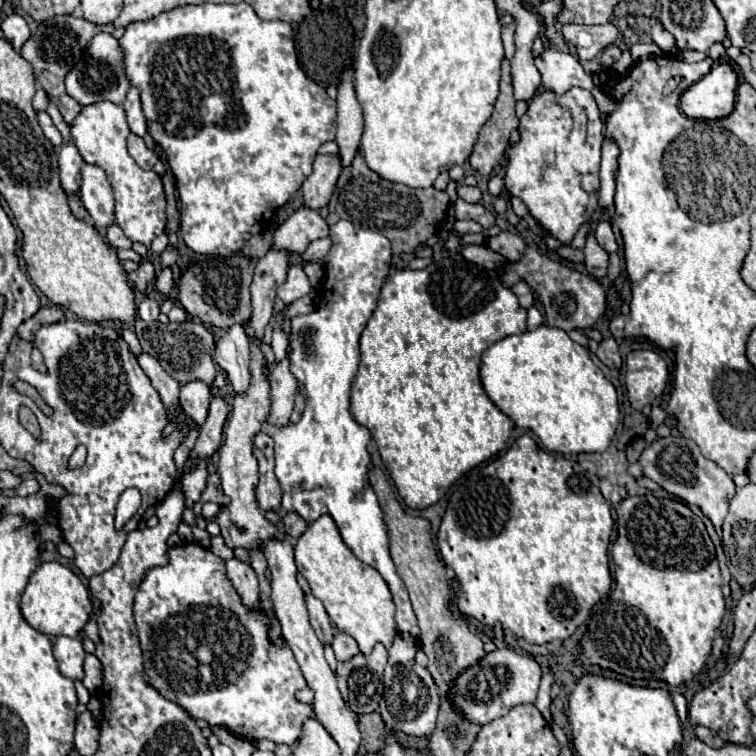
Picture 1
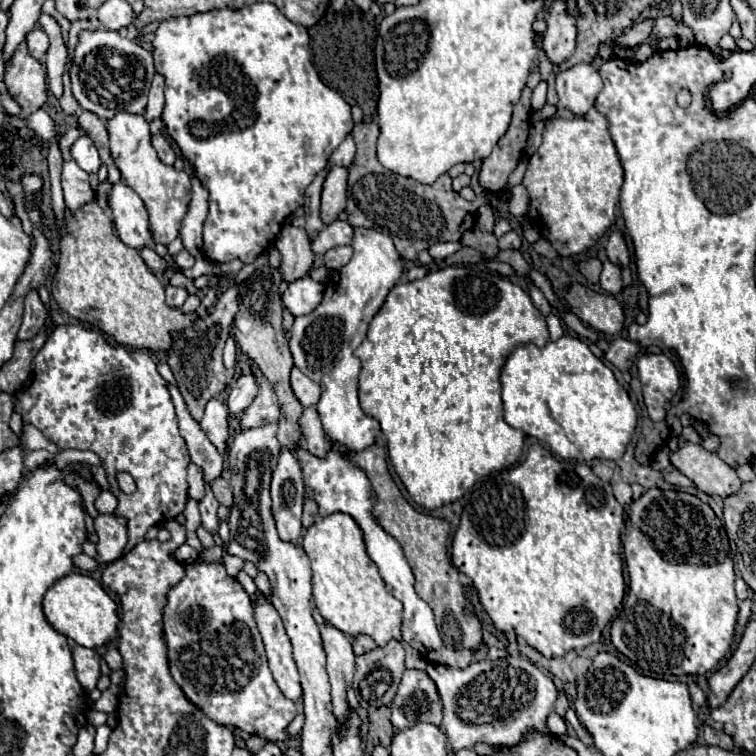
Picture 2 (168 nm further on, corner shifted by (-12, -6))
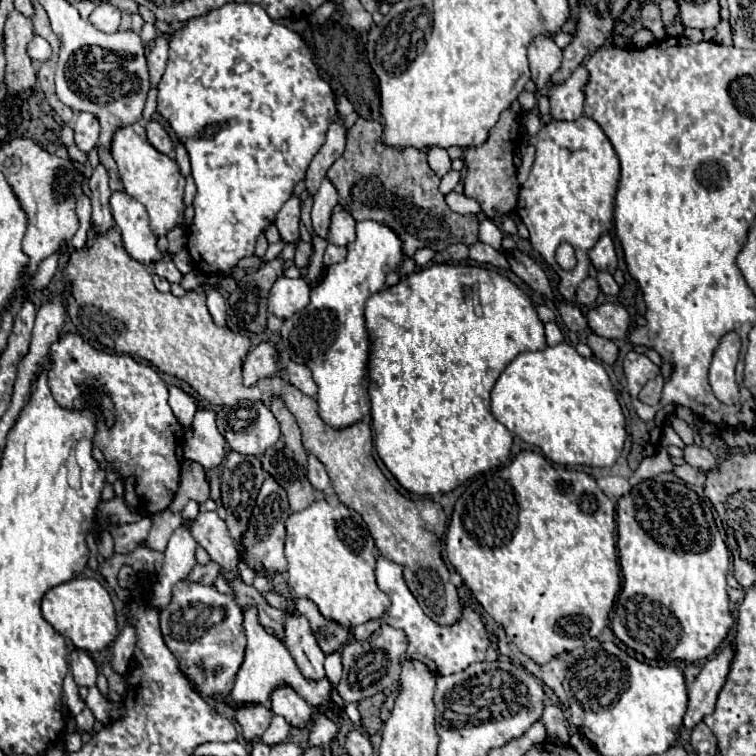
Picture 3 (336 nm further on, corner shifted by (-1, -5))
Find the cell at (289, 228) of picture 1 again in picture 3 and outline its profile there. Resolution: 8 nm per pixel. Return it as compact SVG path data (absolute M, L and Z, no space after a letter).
M345 210L333 214L327 242L337 244L337 246L347 246L353 240L355 240L355 220L351 218L351 214Z

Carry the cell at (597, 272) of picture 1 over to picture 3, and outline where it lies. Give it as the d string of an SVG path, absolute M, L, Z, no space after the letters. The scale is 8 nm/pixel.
M605 270L597 272L597 282L599 282L599 288L601 288L603 294L617 294L619 292L619 286L615 284L613 276L609 272L605 272Z

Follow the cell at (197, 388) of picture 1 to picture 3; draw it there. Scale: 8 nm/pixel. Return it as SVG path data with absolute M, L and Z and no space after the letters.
M197 410L193 418L193 436L185 442L185 458L199 462L203 468L217 468L225 458L225 438L221 438L215 418L213 410Z

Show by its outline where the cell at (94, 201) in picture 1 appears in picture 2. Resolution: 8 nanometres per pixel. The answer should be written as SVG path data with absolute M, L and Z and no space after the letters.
M126 183L112 185L110 209L114 215L114 227L118 231L118 237L128 247L140 251L152 243L148 211L142 199Z

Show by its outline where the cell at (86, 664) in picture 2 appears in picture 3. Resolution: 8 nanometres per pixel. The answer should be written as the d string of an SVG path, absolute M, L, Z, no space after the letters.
M75 648L75 650L71 652L69 666L71 666L71 674L73 674L77 686L87 686L87 688L95 686L95 680L97 680L97 666L95 666L93 658L91 658L85 650Z

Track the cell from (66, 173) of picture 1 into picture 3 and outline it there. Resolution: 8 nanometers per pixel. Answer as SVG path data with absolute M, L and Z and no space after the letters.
M81 112L77 116L77 120L75 120L73 130L75 130L75 144L77 144L77 148L81 152L89 154L99 142L99 122L95 120L93 114Z

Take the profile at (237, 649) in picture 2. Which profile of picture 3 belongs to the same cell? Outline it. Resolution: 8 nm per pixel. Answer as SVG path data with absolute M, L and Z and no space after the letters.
M189 580L177 582L169 606L161 610L161 634L179 662L179 670L199 694L217 698L233 708L243 706L241 702L227 700L227 694L233 688L233 678L245 658L245 646L241 642L243 614L235 604L233 594L221 594L213 584L207 586Z

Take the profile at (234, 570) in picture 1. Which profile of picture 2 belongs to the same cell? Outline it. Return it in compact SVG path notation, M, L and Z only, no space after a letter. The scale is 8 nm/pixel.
M262 595L260 603L252 605L260 635L264 639L268 665L274 675L274 681L290 701L298 701L302 697L300 675L296 669L296 661L292 657L292 645L288 643L288 635L284 635L284 625L280 623L280 615L276 615L276 609Z

